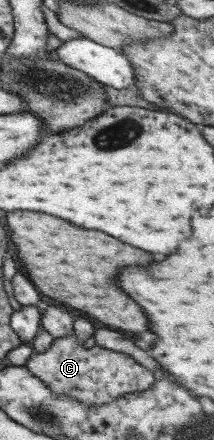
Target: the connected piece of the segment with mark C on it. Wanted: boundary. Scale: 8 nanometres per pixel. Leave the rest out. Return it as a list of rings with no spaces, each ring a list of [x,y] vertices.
[[[74,332],[53,339],[44,352],[31,352],[23,366],[54,394],[68,394],[86,406],[102,406],[125,394],[148,390],[152,384],[152,374],[133,358],[96,345],[86,349]]]

